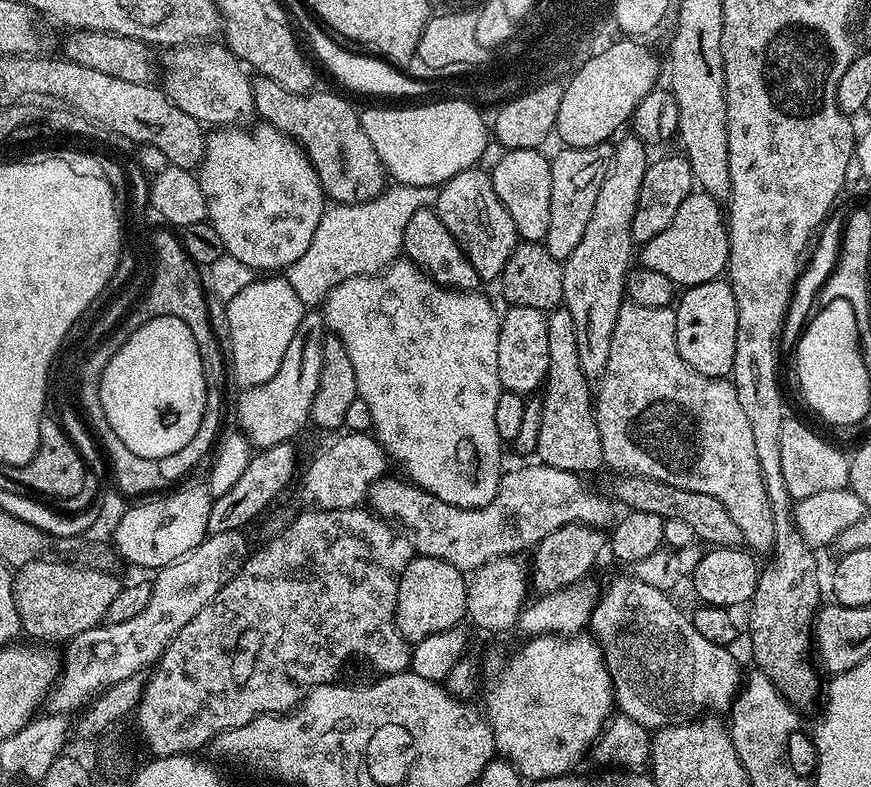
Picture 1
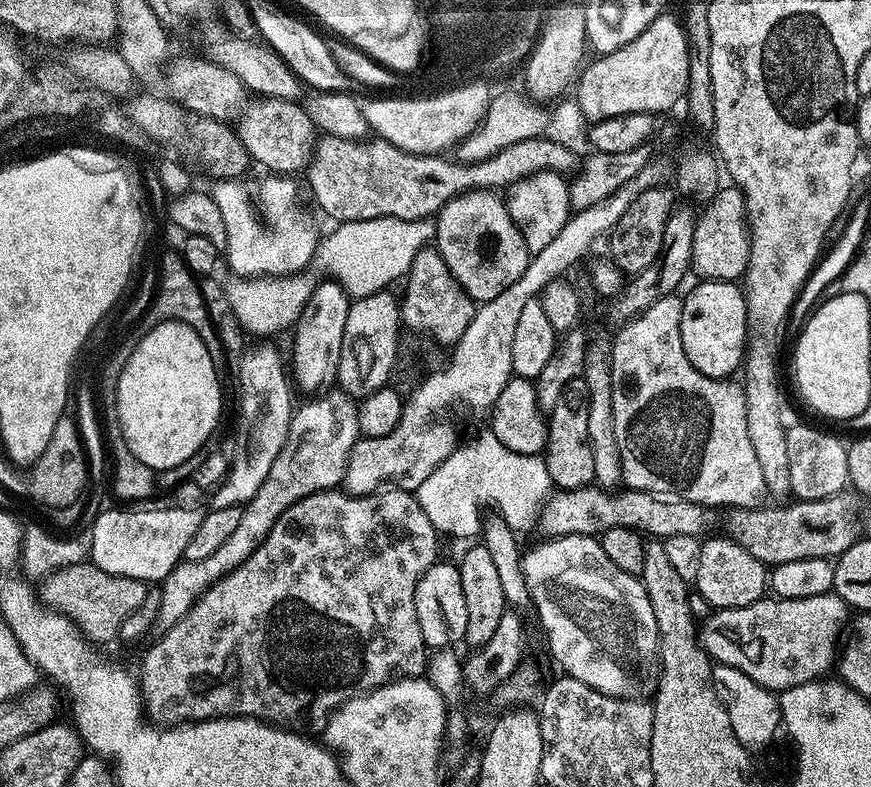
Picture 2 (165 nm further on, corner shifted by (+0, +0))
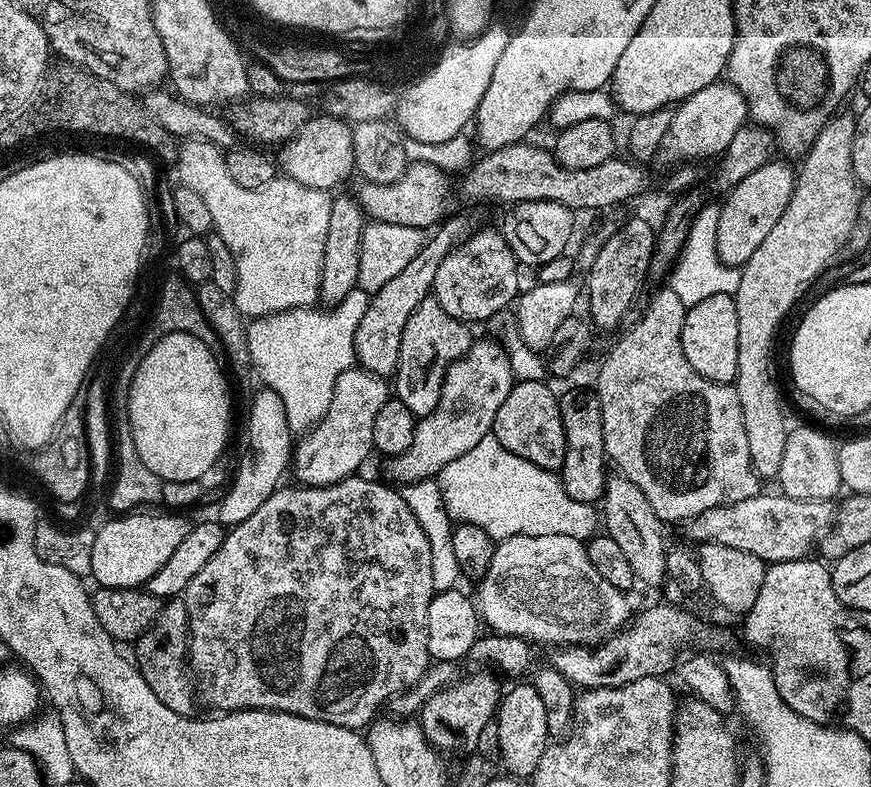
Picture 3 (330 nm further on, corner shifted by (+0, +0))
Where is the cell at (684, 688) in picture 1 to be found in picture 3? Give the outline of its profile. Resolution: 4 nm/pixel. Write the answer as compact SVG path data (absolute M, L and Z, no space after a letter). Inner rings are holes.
M547 534L541 537L534 536L514 536L506 537L505 540L499 541L494 550L494 558L490 558L490 566L484 571L483 576L479 577L478 584L480 589L474 592L474 603L478 609L478 615L485 625L488 624L493 633L499 635L522 636L529 641L536 642L541 640L547 646L563 646L566 644L595 644L609 636L614 632L620 631L629 623L630 617L633 615L634 608L628 605L625 589L618 586L610 586L610 582L606 582L606 578L602 578L602 574L598 574L598 570L594 570L593 563L588 557L587 547L581 541L573 537L566 537L562 534Z

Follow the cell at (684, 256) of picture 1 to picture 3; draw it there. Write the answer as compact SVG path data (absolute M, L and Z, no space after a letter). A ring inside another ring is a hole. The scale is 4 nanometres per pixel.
M773 158L768 163L758 166L758 170L754 170L754 174L746 174L746 178L742 178L742 182L730 189L726 199L720 204L720 217L718 218L718 258L722 258L724 264L730 265L732 268L740 268L750 258L750 254L754 254L754 250L758 250L758 246L762 246L762 242L766 239L766 234L770 234L770 230L774 230L774 226L778 223L778 218L782 218L782 213L786 211L786 205L790 203L790 194L794 194L794 186L796 185L797 169L792 168L788 164L783 164L779 158Z

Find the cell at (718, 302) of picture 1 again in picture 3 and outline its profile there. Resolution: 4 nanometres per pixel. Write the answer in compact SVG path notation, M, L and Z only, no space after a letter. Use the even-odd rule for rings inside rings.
M714 294L714 298L705 298L703 302L691 305L684 314L680 341L686 362L690 362L702 378L719 384L732 384L738 374L738 310L735 299L726 294Z

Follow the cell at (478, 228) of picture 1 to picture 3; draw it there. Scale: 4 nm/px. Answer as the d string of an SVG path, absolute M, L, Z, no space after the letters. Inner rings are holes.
M477 229L442 260L432 283L432 294L446 314L468 324L497 317L519 295L519 261L510 250L507 240L499 230Z

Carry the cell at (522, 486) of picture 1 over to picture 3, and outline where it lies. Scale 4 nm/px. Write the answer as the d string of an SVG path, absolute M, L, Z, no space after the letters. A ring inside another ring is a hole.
M757 494L742 498L742 502L714 506L702 514L683 521L682 528L697 545L721 544L746 550L759 560L777 564L787 560L803 560L817 547L821 538L832 529L836 521L837 505L832 500L803 500L783 494L764 496Z

